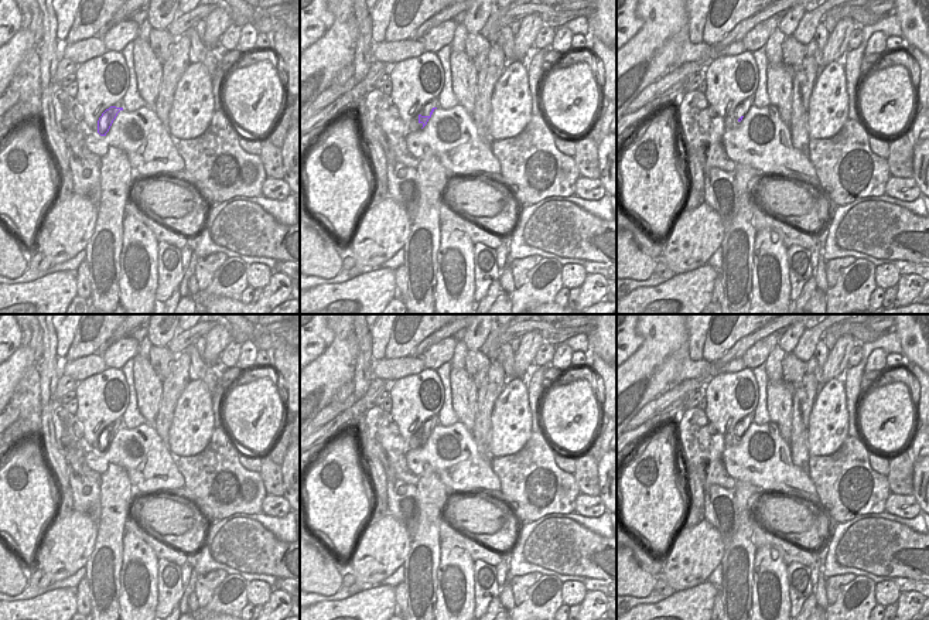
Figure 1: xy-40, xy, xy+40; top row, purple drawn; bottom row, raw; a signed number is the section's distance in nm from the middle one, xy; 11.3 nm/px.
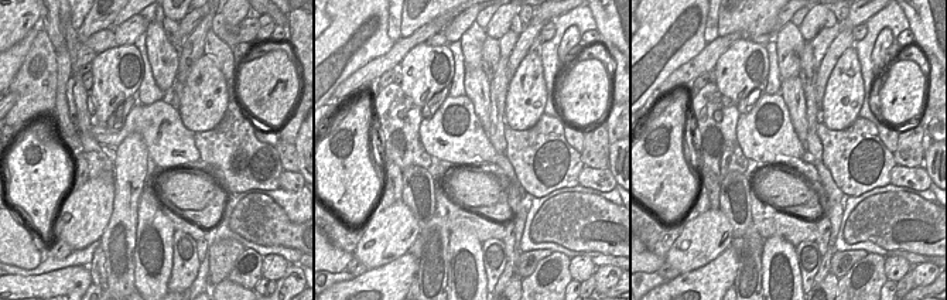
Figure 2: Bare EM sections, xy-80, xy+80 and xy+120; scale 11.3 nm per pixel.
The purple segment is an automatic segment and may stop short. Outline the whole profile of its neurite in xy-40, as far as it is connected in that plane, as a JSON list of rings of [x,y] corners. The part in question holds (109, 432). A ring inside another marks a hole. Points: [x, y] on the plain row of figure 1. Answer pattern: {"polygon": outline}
{"polygon": [[[120,416],[113,423],[110,423],[109,426],[106,426],[102,430],[102,433],[99,435],[99,437],[92,443],[90,449],[96,449],[100,453],[106,453],[106,450],[109,449],[113,437],[116,436],[117,430],[120,427],[123,427],[123,416]]]}

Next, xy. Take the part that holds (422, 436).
{"polygon": [[[438,413],[431,418],[427,426],[420,429],[419,437],[416,440],[413,439],[413,436],[410,437],[410,440],[407,442],[407,449],[419,449],[421,444],[424,444],[437,425],[440,425]]]}

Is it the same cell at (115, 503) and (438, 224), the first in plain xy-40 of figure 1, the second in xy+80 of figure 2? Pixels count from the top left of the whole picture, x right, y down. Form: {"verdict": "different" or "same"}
{"verdict": "same"}

